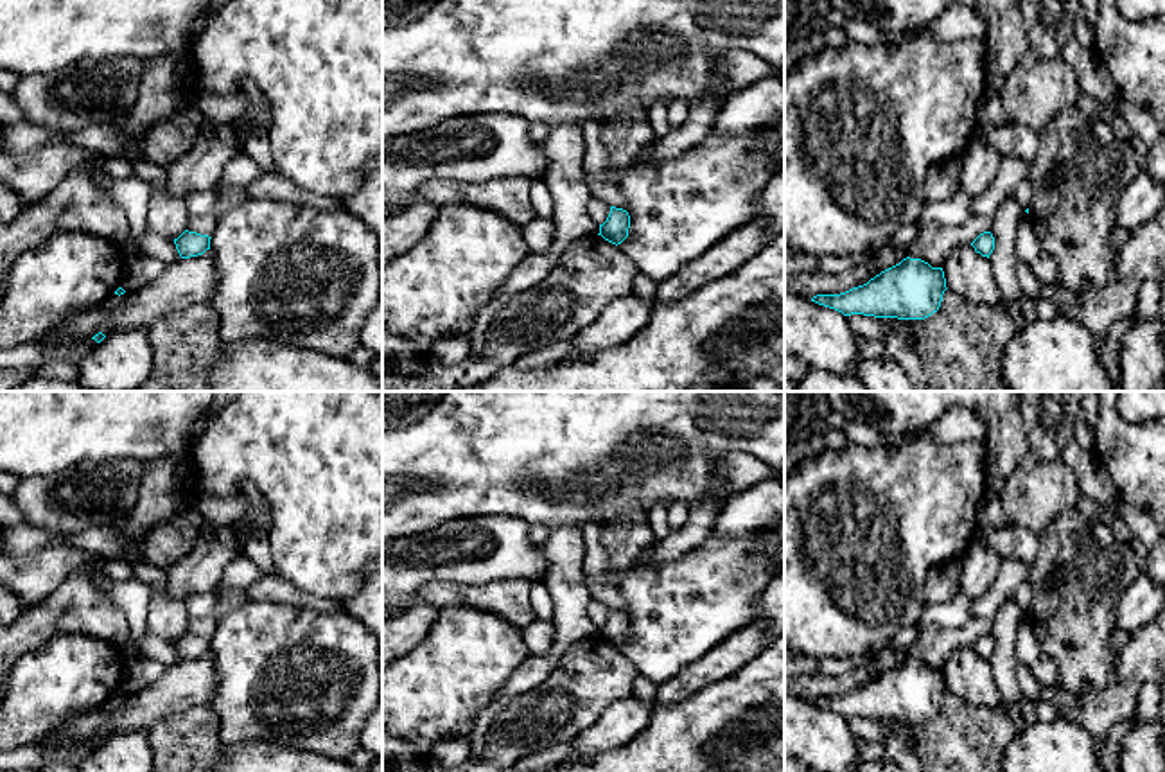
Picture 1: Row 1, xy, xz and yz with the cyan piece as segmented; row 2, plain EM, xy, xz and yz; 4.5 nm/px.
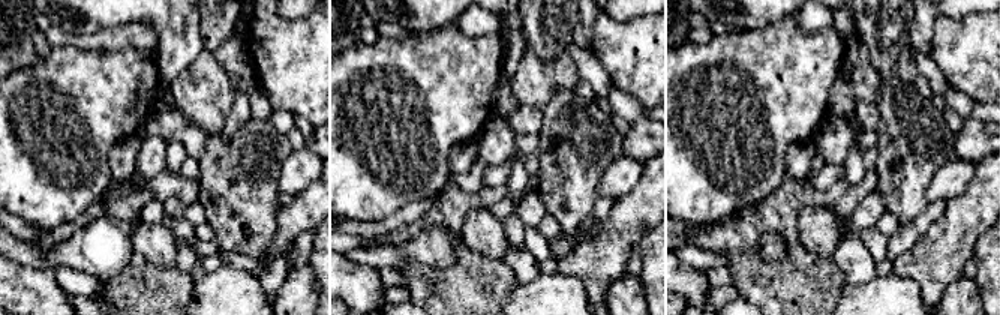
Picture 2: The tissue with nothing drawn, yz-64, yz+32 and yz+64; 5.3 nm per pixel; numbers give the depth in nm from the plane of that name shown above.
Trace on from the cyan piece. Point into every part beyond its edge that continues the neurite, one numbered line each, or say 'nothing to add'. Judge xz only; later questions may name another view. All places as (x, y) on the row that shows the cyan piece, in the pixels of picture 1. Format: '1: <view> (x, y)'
nothing to add

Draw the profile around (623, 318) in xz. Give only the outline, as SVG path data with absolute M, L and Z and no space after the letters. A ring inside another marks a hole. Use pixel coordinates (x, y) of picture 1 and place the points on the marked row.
M635 293L610 302L600 320L583 329L560 363L583 361L632 339L652 318L657 300L644 302Z

